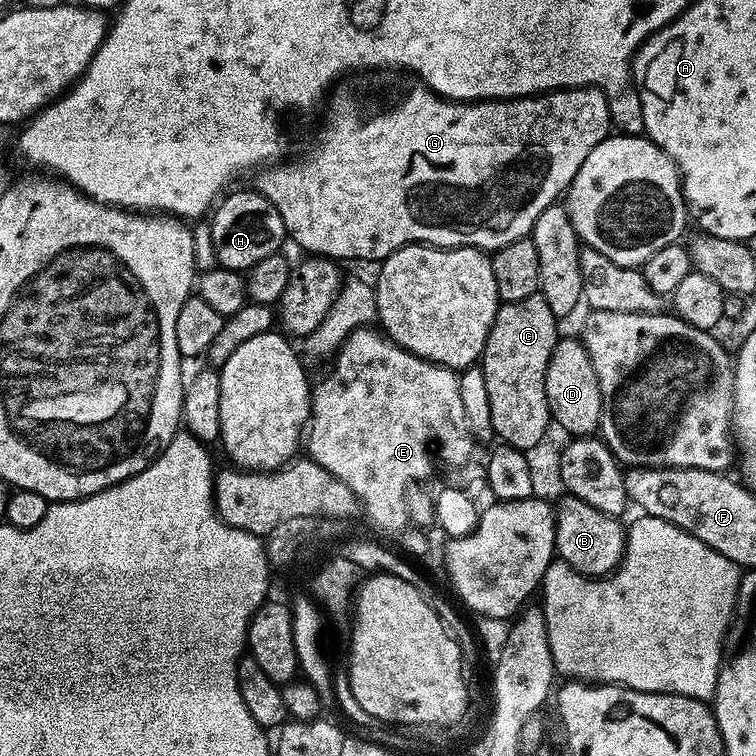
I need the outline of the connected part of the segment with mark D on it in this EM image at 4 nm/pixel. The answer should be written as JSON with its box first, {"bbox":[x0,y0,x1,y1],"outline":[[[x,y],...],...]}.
{"bbox":[546,339,602,437],"outline":[[[561,339],[552,351],[550,366],[546,370],[546,398],[551,419],[565,427],[573,437],[591,436],[599,429],[602,410],[600,387],[590,354],[579,339]]]}

